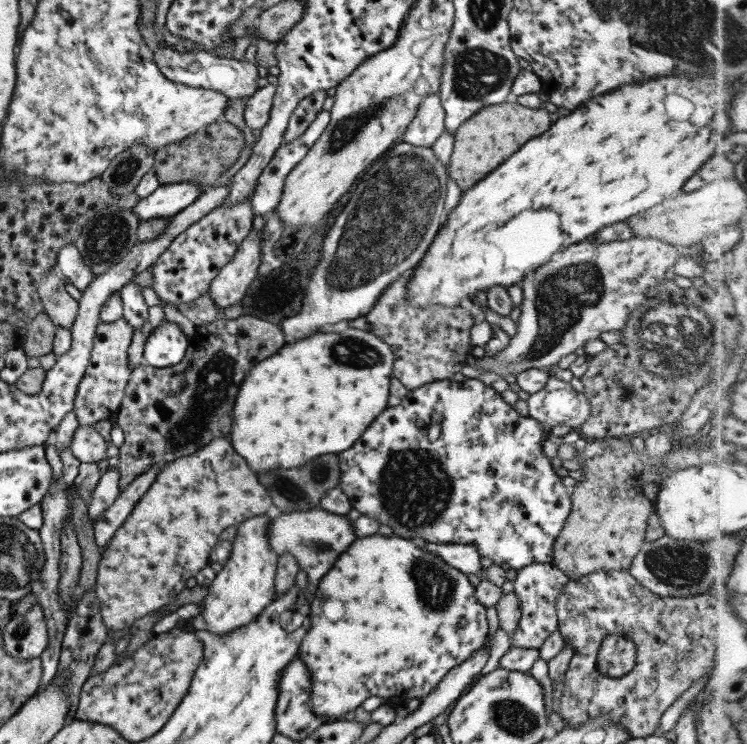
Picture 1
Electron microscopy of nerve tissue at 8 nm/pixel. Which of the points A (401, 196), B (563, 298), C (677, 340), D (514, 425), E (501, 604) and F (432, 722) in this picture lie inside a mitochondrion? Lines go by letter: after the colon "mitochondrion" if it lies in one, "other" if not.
A: mitochondrion
B: mitochondrion
C: mitochondrion
D: other
E: other
F: other

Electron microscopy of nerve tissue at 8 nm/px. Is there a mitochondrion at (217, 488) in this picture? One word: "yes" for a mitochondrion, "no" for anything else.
no

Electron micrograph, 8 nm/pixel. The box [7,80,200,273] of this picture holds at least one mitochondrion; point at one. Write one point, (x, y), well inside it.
(107, 237)

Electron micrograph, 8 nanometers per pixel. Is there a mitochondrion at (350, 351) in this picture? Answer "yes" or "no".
yes

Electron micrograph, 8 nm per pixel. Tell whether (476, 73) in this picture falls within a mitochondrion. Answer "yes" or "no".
yes

